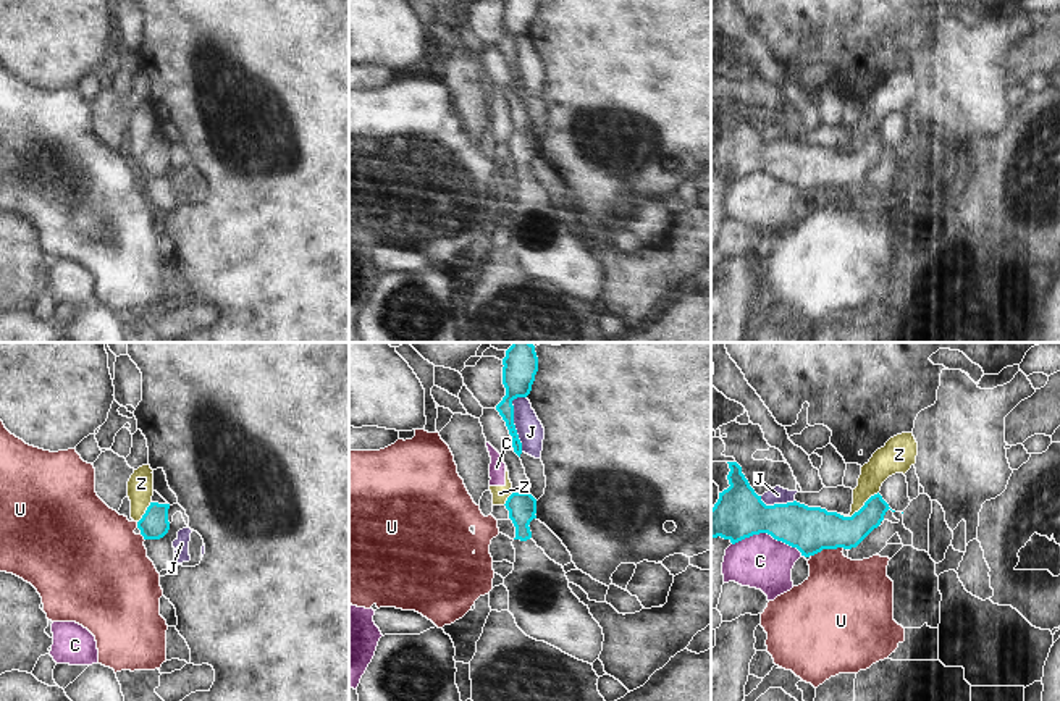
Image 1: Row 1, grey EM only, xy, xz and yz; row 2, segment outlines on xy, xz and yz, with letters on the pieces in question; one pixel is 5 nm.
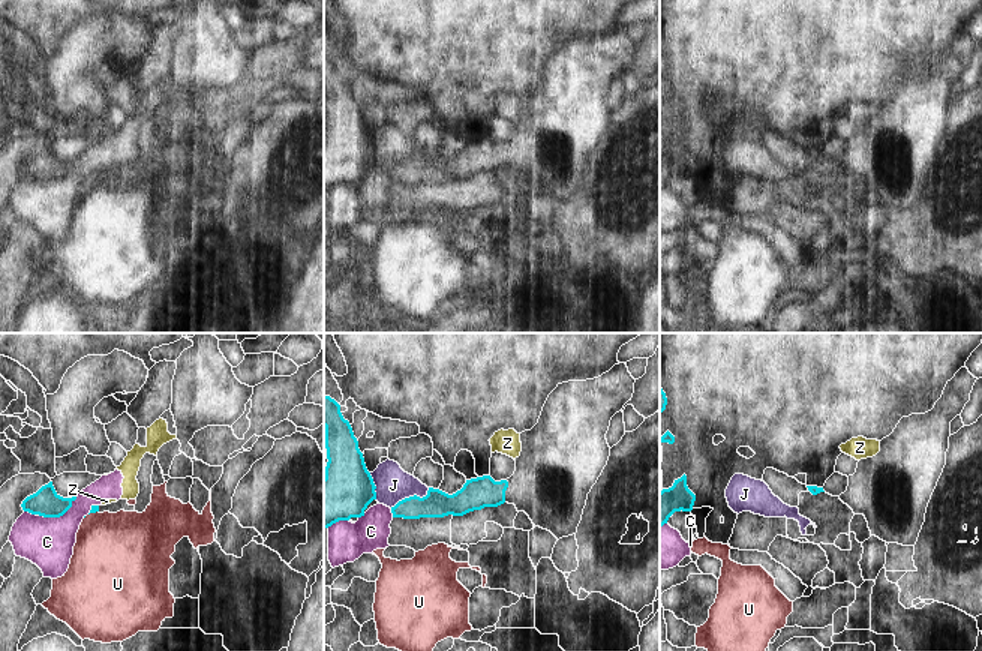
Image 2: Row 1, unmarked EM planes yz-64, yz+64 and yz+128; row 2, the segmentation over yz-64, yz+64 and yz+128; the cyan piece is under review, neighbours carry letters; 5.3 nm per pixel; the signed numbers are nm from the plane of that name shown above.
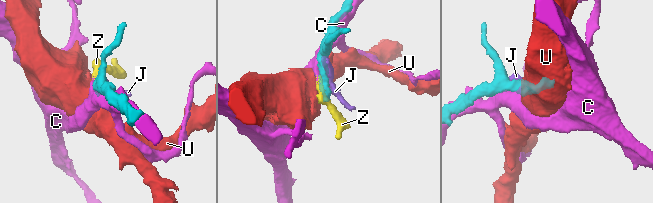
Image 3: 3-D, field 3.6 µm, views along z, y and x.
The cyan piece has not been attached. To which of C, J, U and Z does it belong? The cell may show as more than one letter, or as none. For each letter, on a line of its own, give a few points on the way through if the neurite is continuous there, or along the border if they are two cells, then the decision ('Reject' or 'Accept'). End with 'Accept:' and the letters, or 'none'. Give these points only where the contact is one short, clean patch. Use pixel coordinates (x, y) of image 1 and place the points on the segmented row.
C: Reject
J: Boundary: xz (517, 396), (513, 401), (513, 423), (522, 451). Reject
U: Boundary: yz (844, 548), (823, 548), (811, 556). Reject
Z: Boundary: yz (878, 491), (850, 516), (839, 514). Reject
Accept: none

